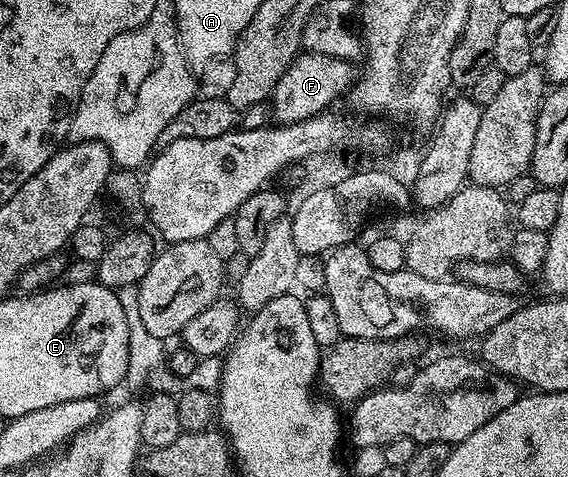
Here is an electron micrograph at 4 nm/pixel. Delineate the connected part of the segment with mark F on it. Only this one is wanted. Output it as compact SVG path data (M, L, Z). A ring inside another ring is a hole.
M302 50L287 65L287 73L279 77L271 96L273 119L278 124L298 123L310 119L312 115L328 112L337 98L348 96L354 82L354 64L347 59L327 57L323 53L311 53Z

